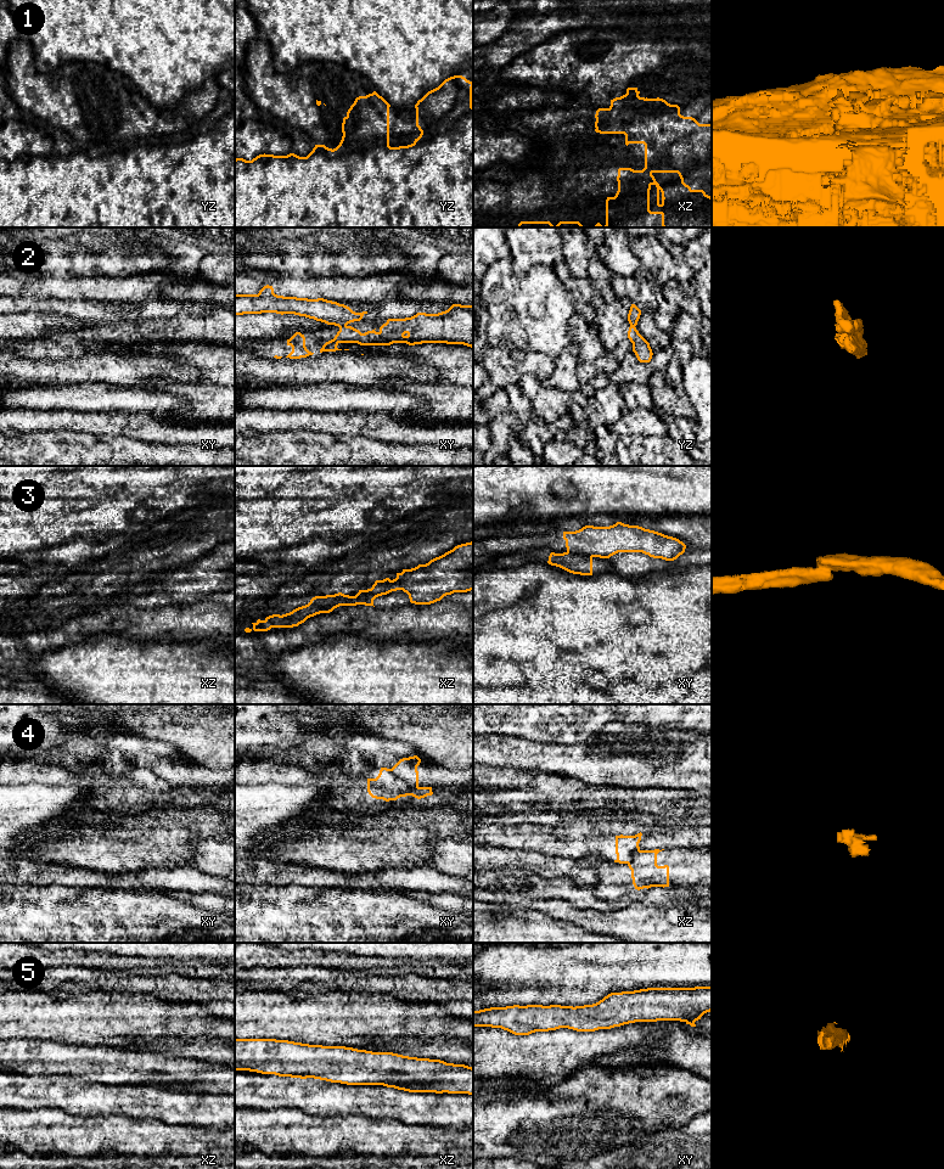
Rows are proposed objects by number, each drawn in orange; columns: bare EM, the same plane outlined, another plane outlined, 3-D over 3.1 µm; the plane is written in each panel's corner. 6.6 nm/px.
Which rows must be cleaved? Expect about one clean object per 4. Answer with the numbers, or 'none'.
1, 2, 3, 4

